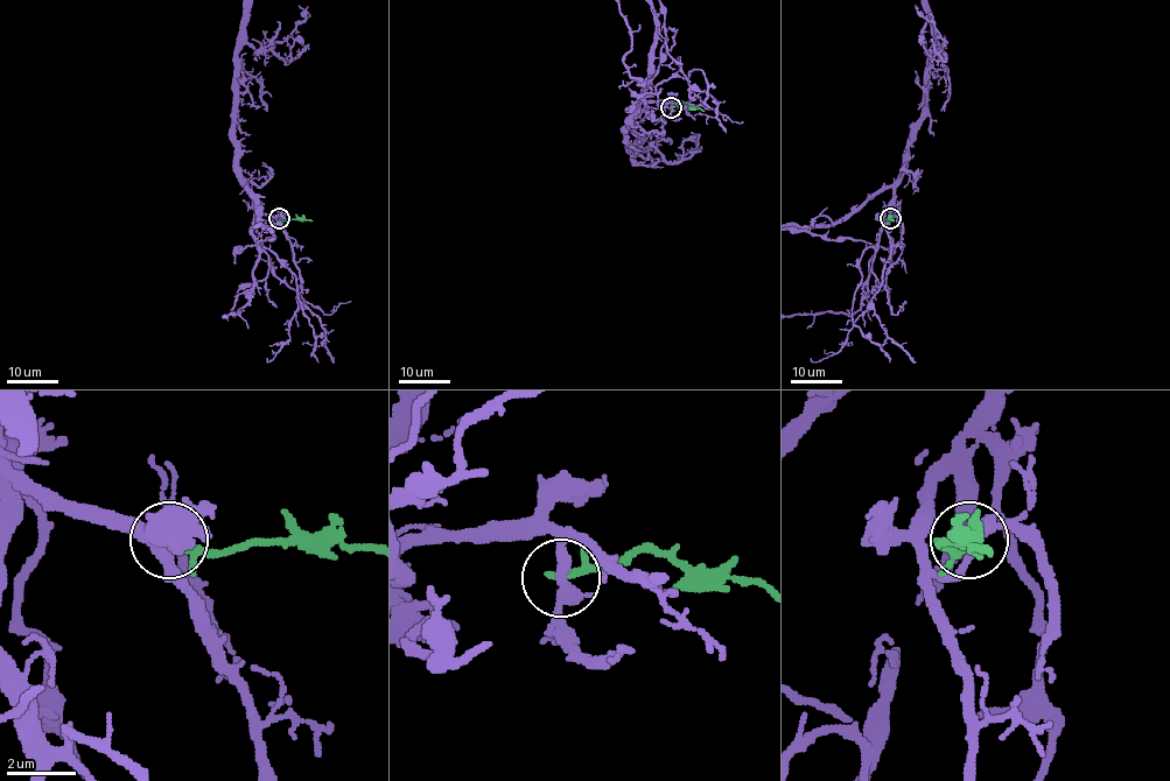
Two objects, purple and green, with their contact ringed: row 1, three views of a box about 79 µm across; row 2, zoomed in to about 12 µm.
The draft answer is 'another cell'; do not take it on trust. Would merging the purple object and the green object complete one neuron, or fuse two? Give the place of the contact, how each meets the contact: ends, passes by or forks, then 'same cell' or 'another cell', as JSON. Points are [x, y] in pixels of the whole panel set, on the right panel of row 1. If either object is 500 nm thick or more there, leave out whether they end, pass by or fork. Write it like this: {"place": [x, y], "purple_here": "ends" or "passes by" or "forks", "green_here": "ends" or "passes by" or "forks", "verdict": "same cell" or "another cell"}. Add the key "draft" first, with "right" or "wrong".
{"draft": "right", "place": [890, 218], "purple_here": "passes by", "green_here": "passes by", "verdict": "another cell"}

